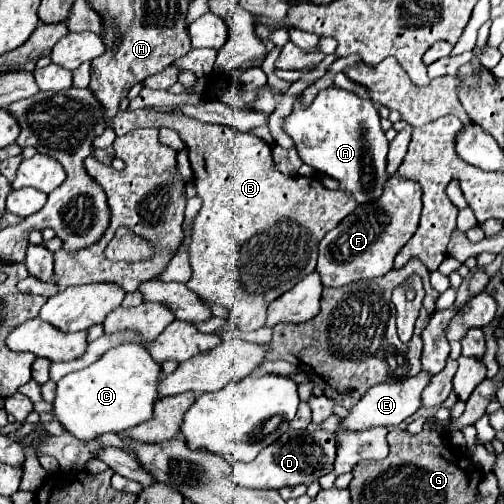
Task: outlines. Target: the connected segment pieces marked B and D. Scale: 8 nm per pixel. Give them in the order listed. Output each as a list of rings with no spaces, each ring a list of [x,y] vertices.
[[[148,108],[118,112],[112,120],[116,136],[124,136],[136,128],[172,128],[178,132],[188,148],[190,166],[194,172],[196,194],[202,200],[202,208],[194,218],[192,242],[190,242],[190,264],[192,278],[186,284],[204,300],[222,304],[230,310],[228,324],[218,332],[230,330],[258,330],[266,322],[266,308],[272,300],[282,296],[286,290],[294,288],[304,276],[316,268],[316,252],[324,234],[336,228],[348,214],[356,210],[356,204],[338,190],[326,190],[320,180],[304,176],[284,176],[274,170],[270,146],[254,134],[232,132],[218,124],[200,124],[188,116],[180,114],[158,114]]]
[[[320,428],[310,430],[288,430],[276,444],[270,444],[260,452],[252,462],[232,462],[236,482],[244,488],[266,488],[266,490],[280,490],[284,486],[298,486],[310,484],[330,474],[334,470],[338,438],[334,432],[326,432]]]

